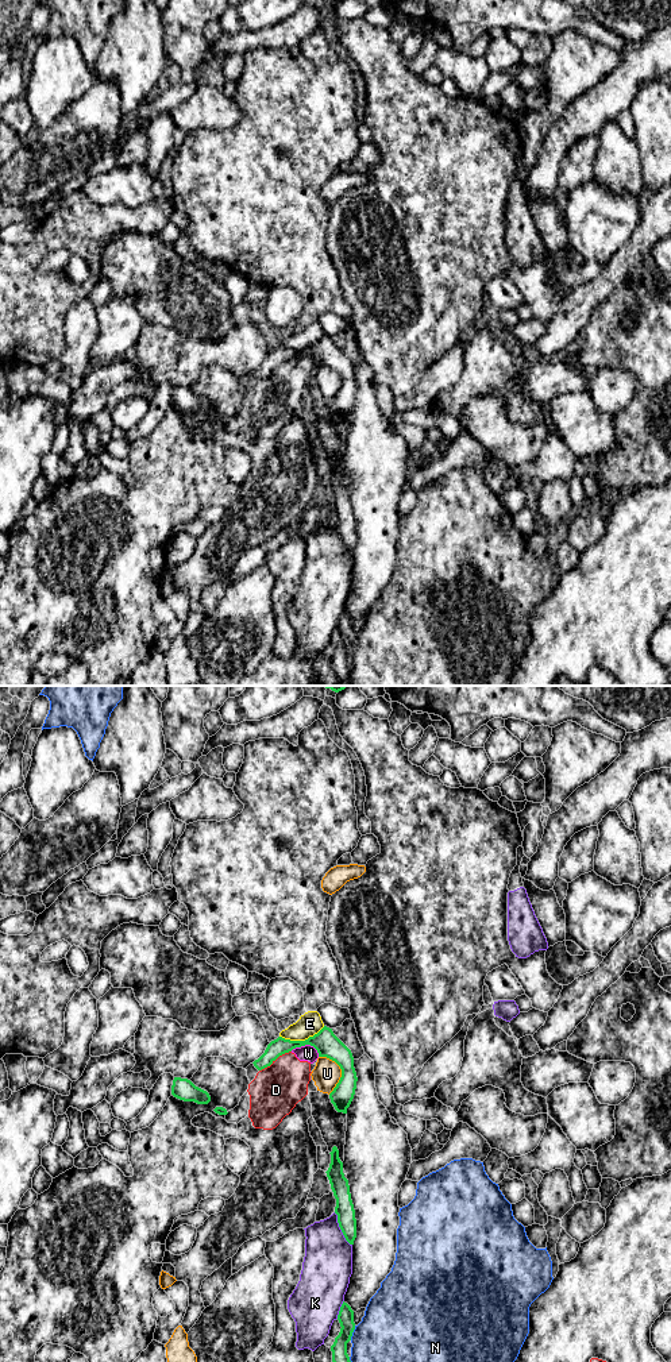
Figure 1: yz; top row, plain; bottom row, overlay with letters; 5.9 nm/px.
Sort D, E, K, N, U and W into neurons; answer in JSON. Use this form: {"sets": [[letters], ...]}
{"sets": [["D", "W"], ["E"], ["K"], ["N"], ["U"]]}

